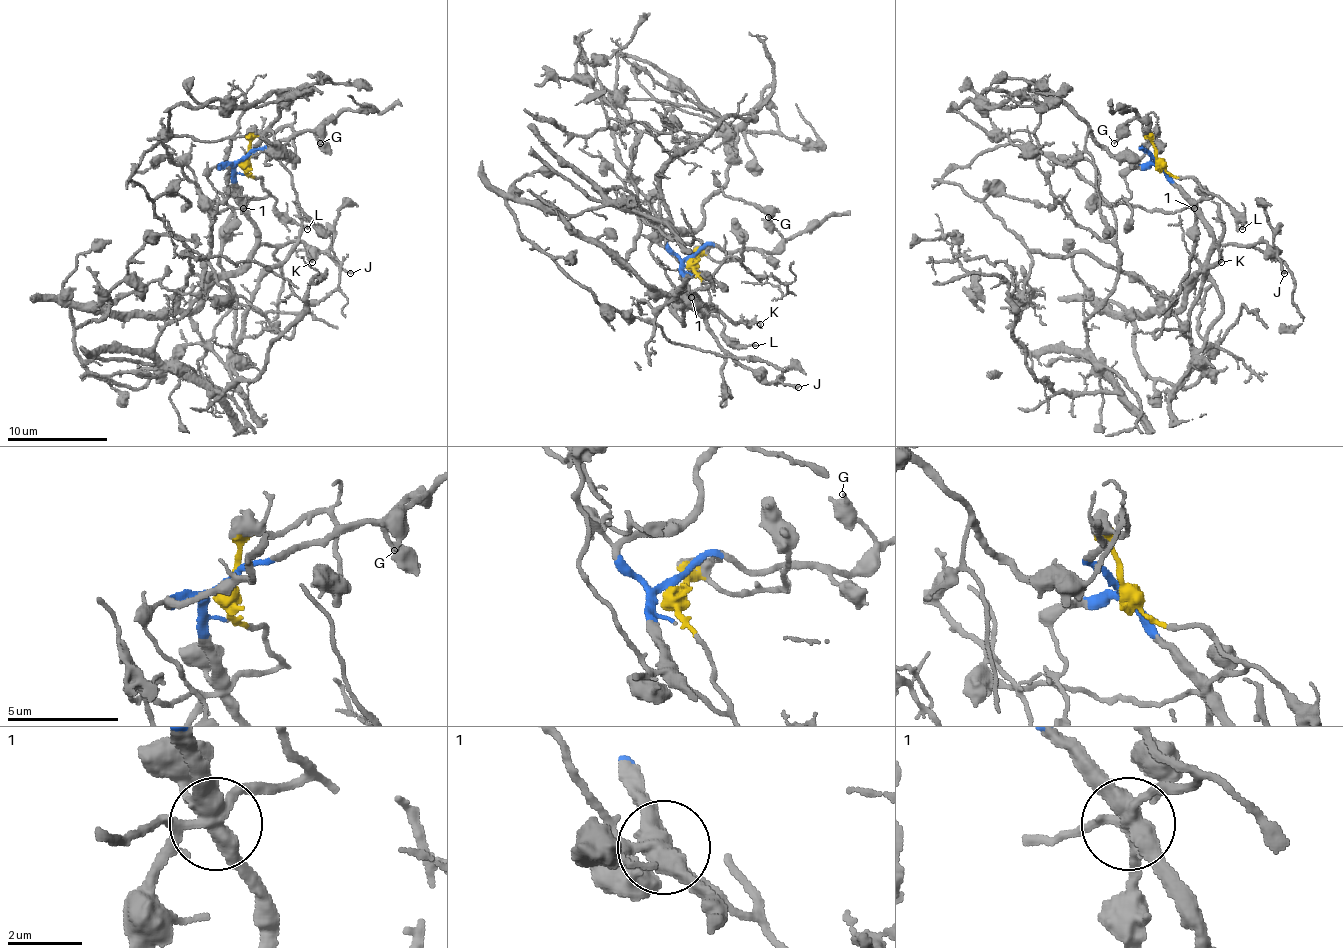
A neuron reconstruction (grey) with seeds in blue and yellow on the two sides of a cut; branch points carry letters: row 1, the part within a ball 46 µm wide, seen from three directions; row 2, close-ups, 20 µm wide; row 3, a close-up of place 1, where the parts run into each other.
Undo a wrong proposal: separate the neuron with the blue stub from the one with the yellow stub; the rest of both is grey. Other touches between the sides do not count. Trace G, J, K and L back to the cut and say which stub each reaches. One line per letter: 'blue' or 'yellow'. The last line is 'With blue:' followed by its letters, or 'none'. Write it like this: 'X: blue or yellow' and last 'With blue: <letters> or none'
G: blue
J: blue
K: yellow
L: yellow
With blue: G, J

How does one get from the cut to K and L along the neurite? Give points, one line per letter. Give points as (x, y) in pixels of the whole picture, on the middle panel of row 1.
K: (690, 258), (710, 296), (713, 313), (693, 298), (668, 301), (683, 323), (685, 293), (741, 323), (761, 323)
L: (690, 258), (710, 296), (723, 333), (733, 344), (756, 346)

